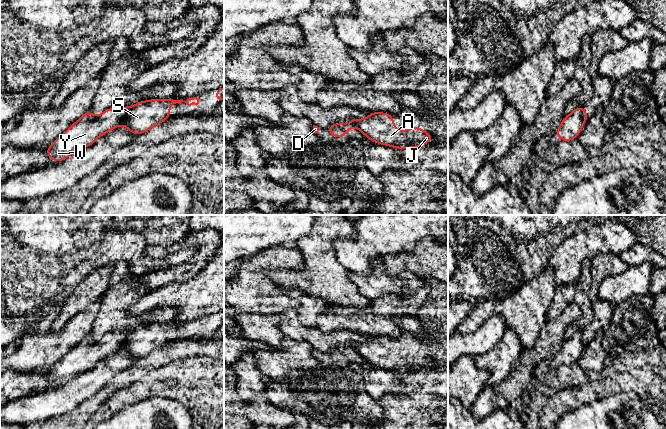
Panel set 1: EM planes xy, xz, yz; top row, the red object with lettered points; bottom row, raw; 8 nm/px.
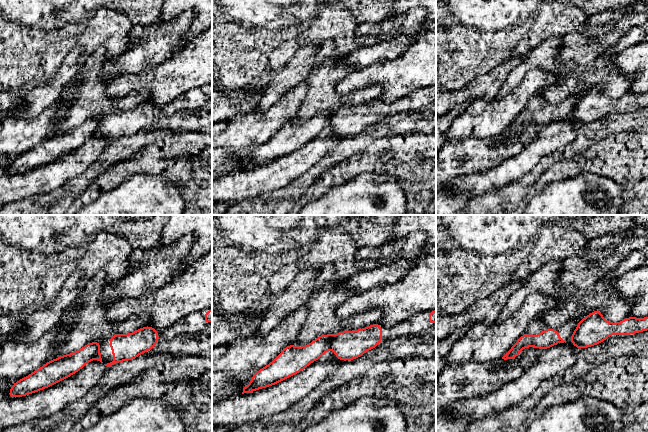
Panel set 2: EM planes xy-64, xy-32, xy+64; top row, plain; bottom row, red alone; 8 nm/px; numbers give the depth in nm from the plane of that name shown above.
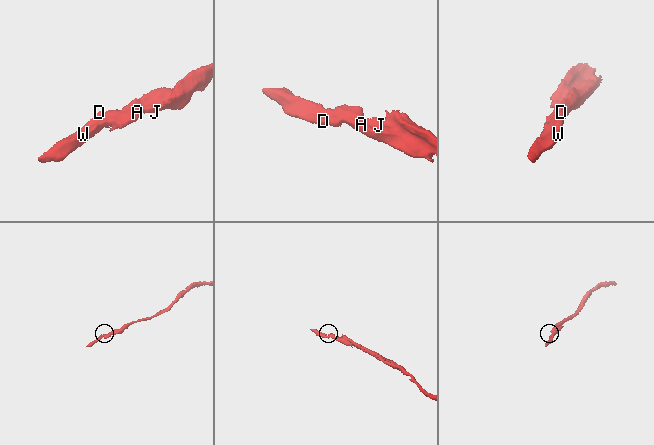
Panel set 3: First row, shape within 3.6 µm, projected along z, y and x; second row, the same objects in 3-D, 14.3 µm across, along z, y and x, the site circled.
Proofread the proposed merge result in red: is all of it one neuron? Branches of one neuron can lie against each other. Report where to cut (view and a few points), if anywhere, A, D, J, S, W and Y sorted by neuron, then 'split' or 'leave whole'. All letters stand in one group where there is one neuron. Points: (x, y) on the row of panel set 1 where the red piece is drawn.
xy (129, 106), (127, 115), (120, 124) | A J S / D W Y | split

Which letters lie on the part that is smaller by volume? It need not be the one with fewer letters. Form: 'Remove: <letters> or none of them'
Remove: D, W, Y

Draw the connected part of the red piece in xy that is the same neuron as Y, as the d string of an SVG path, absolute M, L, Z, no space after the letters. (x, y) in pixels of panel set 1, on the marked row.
M129 106L112 107L98 116L88 110L47 147L47 156L51 160L61 162L89 147L99 137L120 126L127 116L128 109Z

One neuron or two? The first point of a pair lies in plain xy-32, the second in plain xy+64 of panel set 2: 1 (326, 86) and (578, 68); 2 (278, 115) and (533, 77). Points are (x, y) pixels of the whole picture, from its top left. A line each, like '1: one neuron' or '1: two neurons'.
1: one neuron
2: one neuron

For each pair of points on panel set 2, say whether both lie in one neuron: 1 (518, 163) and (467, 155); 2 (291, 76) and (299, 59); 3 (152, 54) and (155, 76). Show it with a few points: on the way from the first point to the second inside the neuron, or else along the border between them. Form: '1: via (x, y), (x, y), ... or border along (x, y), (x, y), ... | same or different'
1: border along (523, 149), (482, 173) | different
2: via (294, 72), (298, 68), (299, 63) | same
3: border along (173, 53), (159, 64), (131, 73) | different

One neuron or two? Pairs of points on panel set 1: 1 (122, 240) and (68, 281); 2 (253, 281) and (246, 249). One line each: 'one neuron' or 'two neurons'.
1: one neuron
2: two neurons

